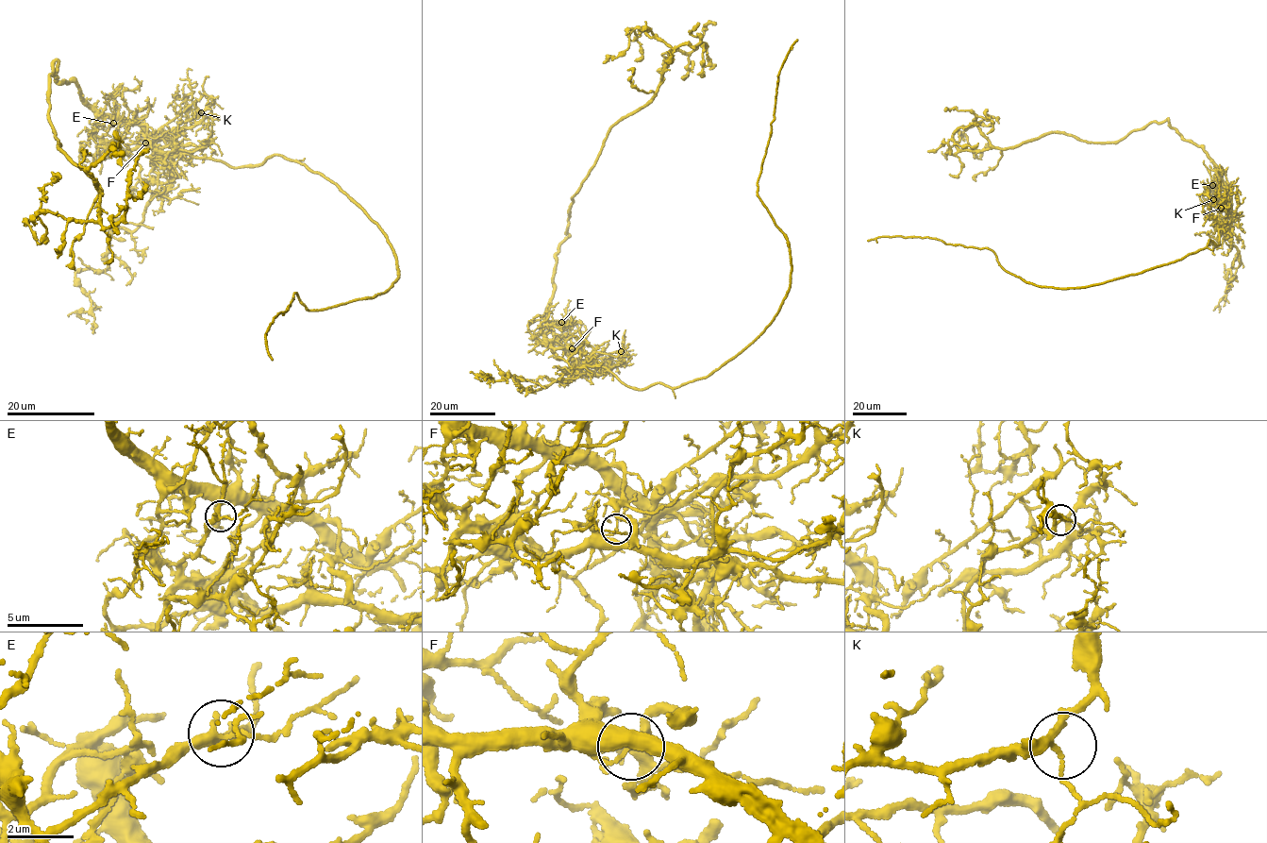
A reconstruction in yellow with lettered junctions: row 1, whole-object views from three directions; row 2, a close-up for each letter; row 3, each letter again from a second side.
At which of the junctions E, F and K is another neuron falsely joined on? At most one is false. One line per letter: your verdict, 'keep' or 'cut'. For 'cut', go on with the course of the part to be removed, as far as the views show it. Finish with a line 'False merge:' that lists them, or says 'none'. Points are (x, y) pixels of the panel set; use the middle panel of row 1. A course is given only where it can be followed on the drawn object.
E: keep
F: cut | (572, 348), (624, 384), (676, 388), (769, 324), (790, 250), (758, 183), (797, 40)
K: keep
False merge: F

